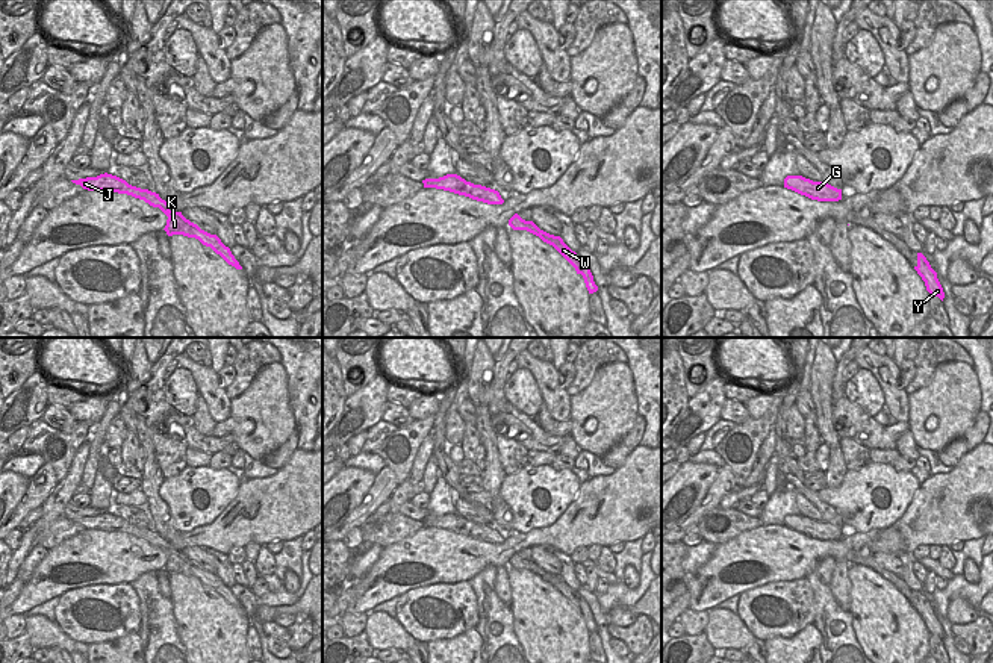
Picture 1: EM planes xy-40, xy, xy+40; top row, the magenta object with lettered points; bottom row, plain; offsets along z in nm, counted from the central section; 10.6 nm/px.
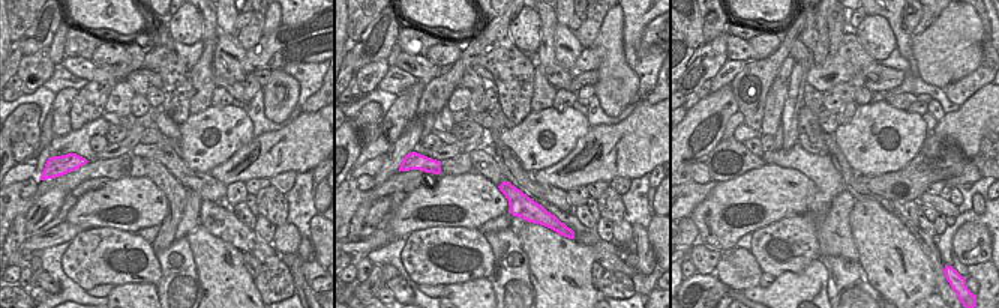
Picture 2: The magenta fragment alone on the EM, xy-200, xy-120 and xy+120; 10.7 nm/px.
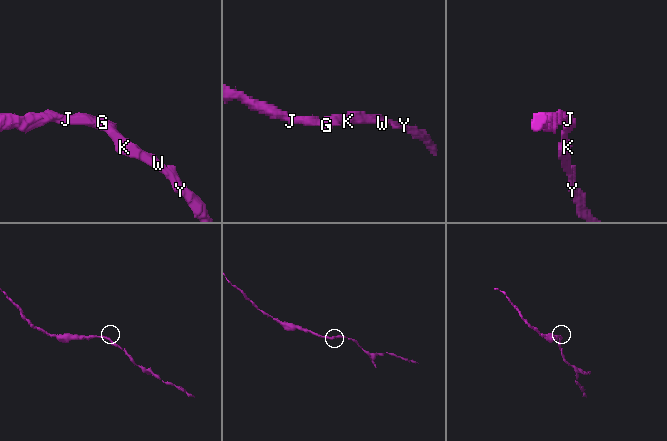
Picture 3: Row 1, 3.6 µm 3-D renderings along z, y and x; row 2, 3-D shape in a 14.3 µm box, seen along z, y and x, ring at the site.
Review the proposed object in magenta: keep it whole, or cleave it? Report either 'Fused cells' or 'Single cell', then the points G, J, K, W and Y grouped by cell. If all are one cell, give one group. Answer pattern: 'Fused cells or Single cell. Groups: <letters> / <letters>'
Single cell. Groups: G J K W Y

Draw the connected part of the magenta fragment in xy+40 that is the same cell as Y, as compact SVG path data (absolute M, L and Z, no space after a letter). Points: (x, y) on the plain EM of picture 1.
M917 592L917 604L914 605L914 609L925 621L925 625L929 634L935 634L943 640L945 631L937 618L937 612L931 607L929 601L922 592Z

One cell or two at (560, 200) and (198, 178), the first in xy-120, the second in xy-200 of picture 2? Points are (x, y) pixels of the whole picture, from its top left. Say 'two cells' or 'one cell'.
one cell

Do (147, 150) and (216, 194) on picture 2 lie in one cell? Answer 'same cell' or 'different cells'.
same cell

